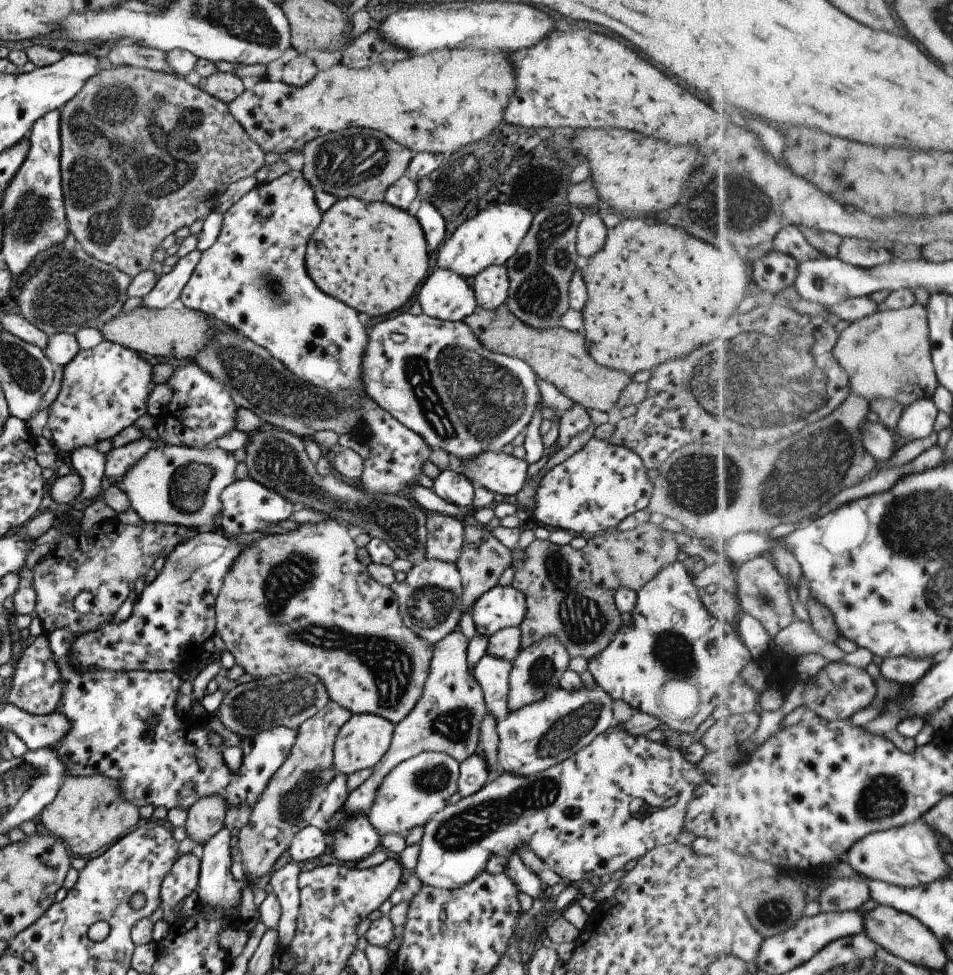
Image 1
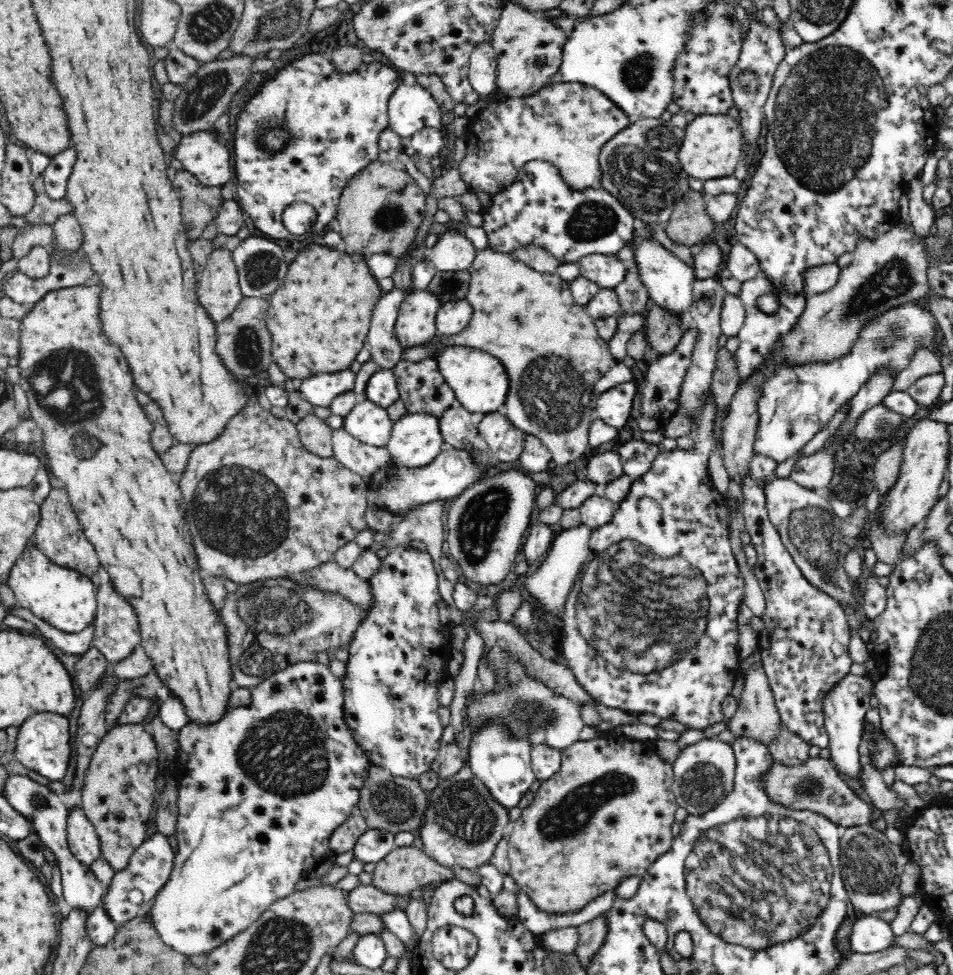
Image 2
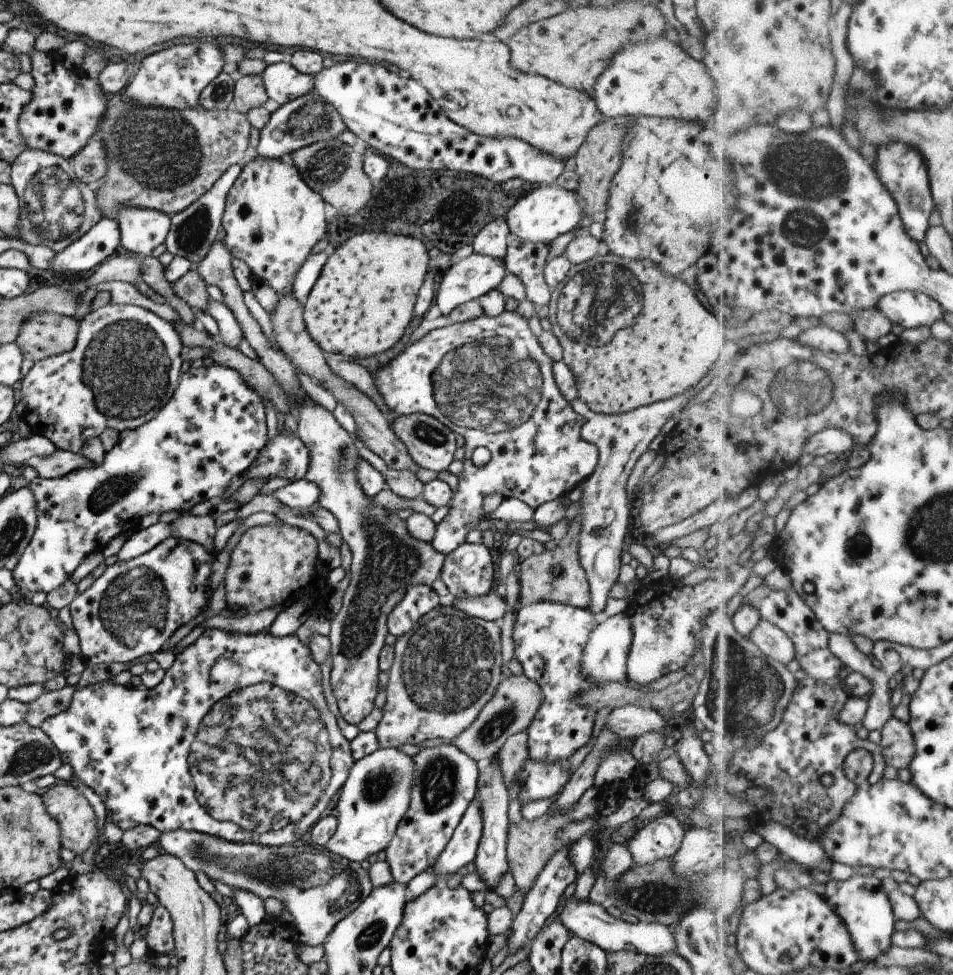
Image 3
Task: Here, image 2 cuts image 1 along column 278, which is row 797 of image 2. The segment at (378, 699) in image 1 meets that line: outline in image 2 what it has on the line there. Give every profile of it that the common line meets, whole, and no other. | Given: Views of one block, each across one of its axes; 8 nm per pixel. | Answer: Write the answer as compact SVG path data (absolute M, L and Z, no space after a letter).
M601 738L586 741L576 741L574 744L561 750L561 766L556 774L548 780L541 781L538 790L534 793L532 802L521 810L521 816L512 826L512 833L508 838L508 858L511 863L511 877L516 881L520 891L524 892L538 908L546 913L562 914L577 912L602 894L614 891L614 888L624 879L636 876L642 878L659 856L670 850L675 839L672 834L672 825L675 823L674 813L677 809L671 786L673 783L672 763L668 763L656 753L655 741L646 739L626 740L626 738Z

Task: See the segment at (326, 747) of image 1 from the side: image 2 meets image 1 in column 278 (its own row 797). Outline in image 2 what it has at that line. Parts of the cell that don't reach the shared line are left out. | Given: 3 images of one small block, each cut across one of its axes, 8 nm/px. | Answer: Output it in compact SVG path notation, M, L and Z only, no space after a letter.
M808 756L802 764L784 764L772 758L770 768L766 772L760 772L758 779L764 789L762 793L770 801L794 810L812 810L836 825L855 829L860 825L868 825L874 814L872 805L860 800L826 758Z

